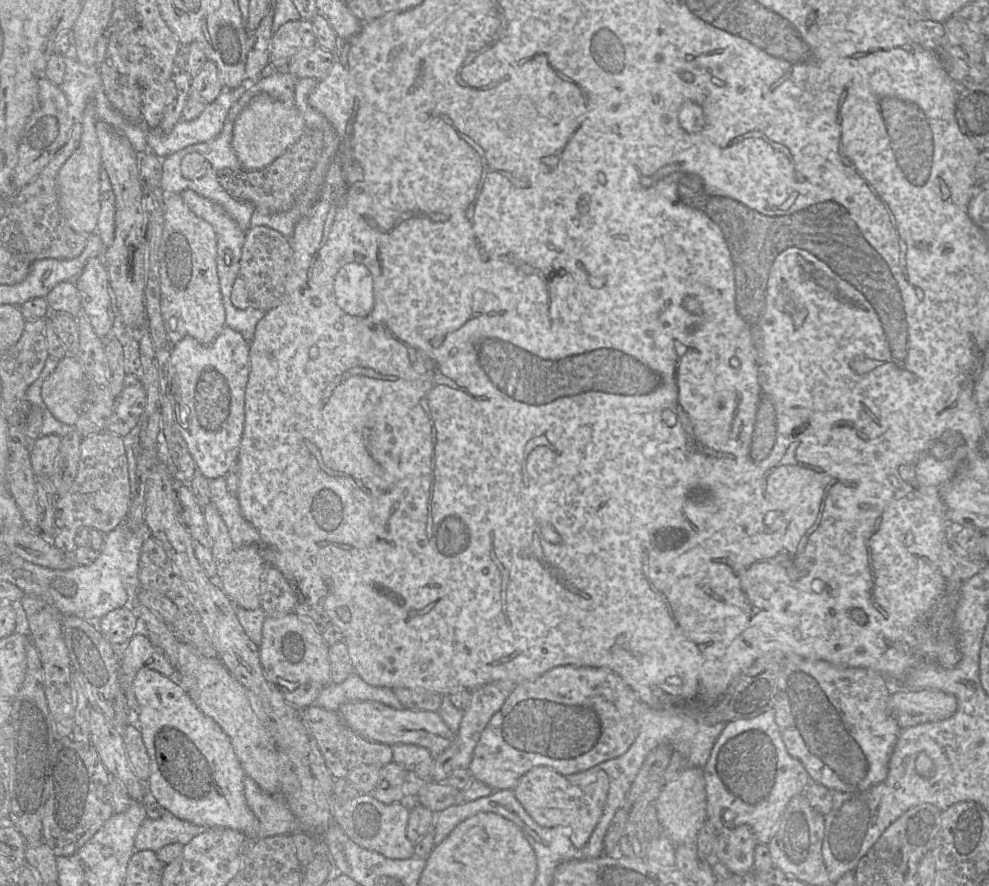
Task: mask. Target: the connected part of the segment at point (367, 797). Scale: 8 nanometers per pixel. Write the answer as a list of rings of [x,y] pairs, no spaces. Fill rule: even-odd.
[[[332,793],[332,820],[349,838],[362,848],[377,852],[389,859],[410,859],[414,844],[407,838],[409,807],[403,803],[384,804],[371,794],[359,794],[352,799],[340,799]]]

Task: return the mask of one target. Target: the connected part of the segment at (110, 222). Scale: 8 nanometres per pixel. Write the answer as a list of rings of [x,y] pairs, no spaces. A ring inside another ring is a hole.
[[[102,170],[100,174],[100,201],[101,210],[97,222],[96,233],[101,237],[106,247],[113,243],[115,237],[115,195],[107,173]]]

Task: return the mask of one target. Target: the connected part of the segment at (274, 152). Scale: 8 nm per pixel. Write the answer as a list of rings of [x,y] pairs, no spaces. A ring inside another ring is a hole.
[[[265,92],[255,94],[236,117],[233,125],[232,148],[243,168],[264,168],[285,153],[302,136],[305,120],[294,104],[284,104]]]

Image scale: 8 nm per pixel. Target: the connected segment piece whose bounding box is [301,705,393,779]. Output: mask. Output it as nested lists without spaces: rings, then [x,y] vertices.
[[[311,705],[301,710],[301,719],[316,740],[325,764],[334,779],[345,778],[351,770],[361,765],[385,766],[393,762],[390,745],[373,742],[356,734],[343,722],[338,712]]]

